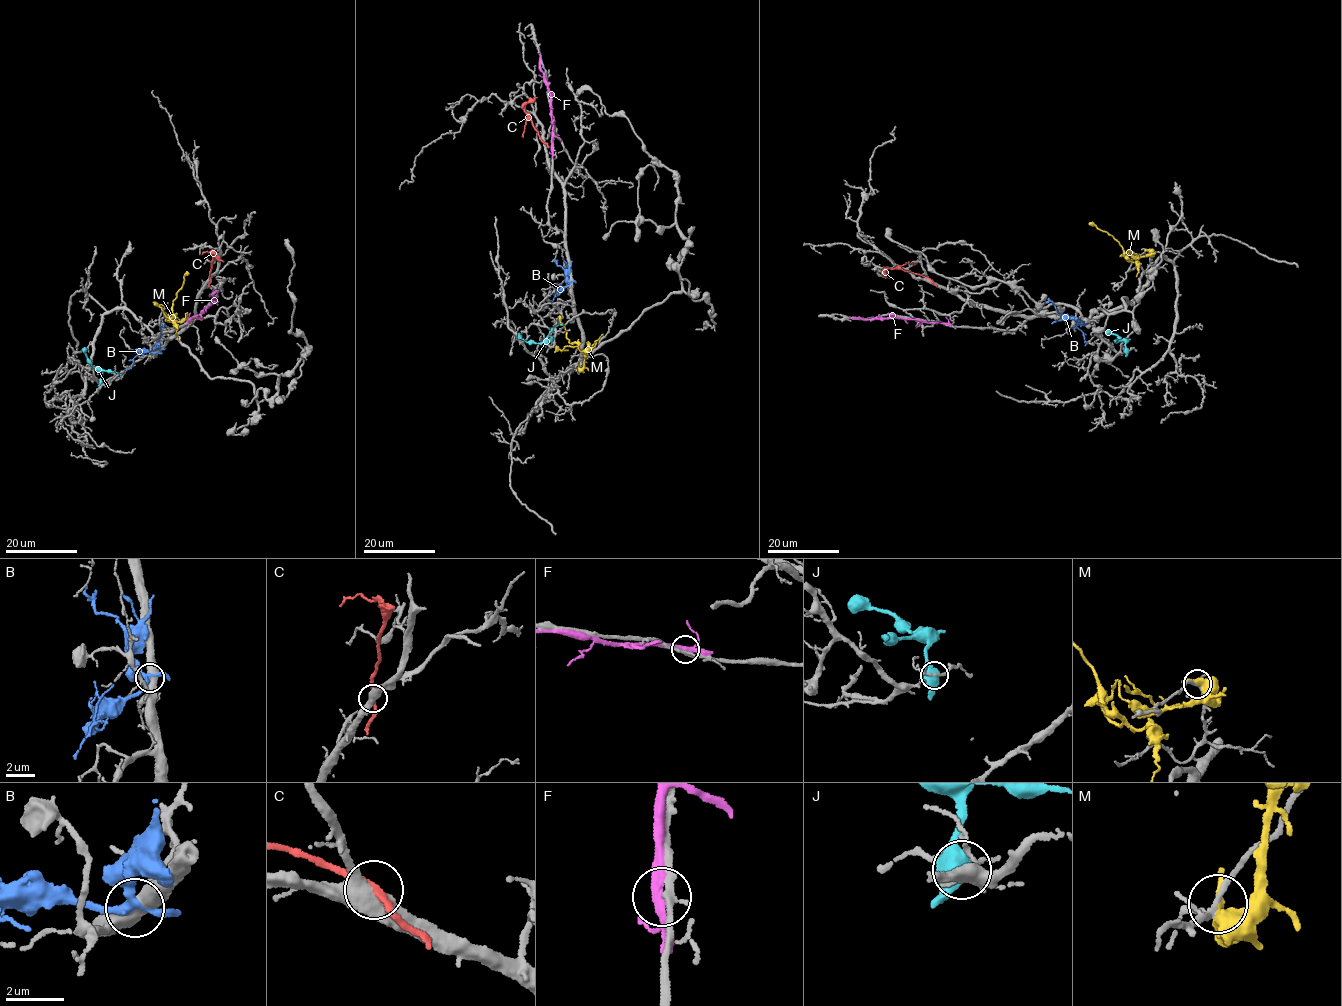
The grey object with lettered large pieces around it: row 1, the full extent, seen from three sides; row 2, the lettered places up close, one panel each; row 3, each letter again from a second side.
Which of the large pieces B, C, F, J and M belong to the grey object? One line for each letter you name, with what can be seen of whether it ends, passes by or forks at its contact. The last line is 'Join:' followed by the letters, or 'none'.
Join: none

